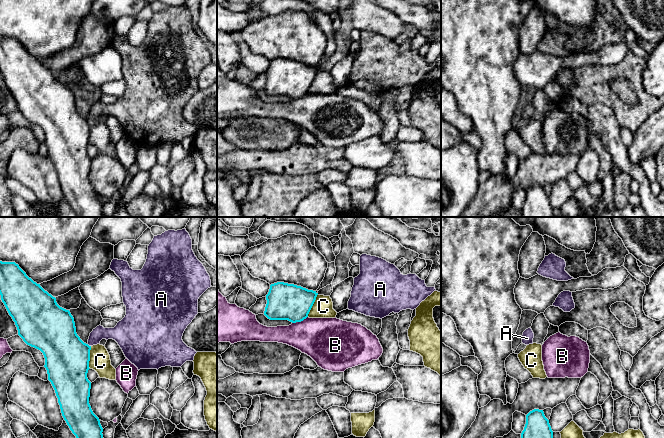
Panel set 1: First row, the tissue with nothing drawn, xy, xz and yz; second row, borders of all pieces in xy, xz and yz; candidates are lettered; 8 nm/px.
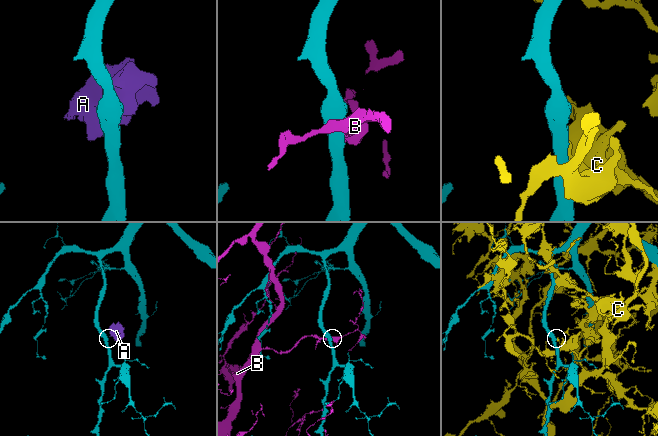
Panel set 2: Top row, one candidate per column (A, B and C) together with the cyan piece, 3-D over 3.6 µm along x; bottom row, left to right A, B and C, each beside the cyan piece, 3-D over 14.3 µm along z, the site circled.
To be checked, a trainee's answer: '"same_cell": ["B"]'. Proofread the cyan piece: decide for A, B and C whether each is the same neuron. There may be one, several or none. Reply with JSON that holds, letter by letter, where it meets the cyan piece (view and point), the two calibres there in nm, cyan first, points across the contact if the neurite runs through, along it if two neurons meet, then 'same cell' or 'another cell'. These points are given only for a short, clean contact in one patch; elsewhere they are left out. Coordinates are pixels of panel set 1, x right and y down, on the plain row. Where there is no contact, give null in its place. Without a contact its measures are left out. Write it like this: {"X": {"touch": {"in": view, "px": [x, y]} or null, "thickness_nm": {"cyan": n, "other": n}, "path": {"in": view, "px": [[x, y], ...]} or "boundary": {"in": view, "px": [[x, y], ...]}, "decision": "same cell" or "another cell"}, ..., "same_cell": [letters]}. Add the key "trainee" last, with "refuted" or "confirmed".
{"A": {"touch": {"in": "xy", "px": [88, 121]}, "thickness_nm": {"cyan": 360, "other": 110}, "boundary": {"in": "xy", "px": [[87, 120], [90, 122]]}, "decision": "another cell"}, "B": {"touch": {"in": "xz", "px": [299, 97]}, "thickness_nm": {"cyan": 300, "other": 360}, "decision": "another cell"}, "C": {"touch": {"in": "xy", "px": [89, 133]}, "thickness_nm": {"cyan": 360, "other": 160}, "decision": "another cell"}, "same_cell": [], "trainee": "refuted"}

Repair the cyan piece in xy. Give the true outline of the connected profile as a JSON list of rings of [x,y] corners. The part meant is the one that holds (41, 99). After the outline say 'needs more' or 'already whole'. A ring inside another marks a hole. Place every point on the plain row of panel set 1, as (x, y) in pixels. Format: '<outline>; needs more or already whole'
[[[0,37],[0,71],[9,91],[15,98],[18,111],[27,121],[43,129],[48,156],[55,166],[62,192],[76,212],[77,217],[105,217],[100,196],[93,189],[89,180],[91,158],[87,154],[87,149],[90,145],[91,122],[84,119],[77,111],[74,94],[70,87],[60,83],[56,78],[56,74],[45,67],[40,60],[29,54],[15,38]]]; already whole

